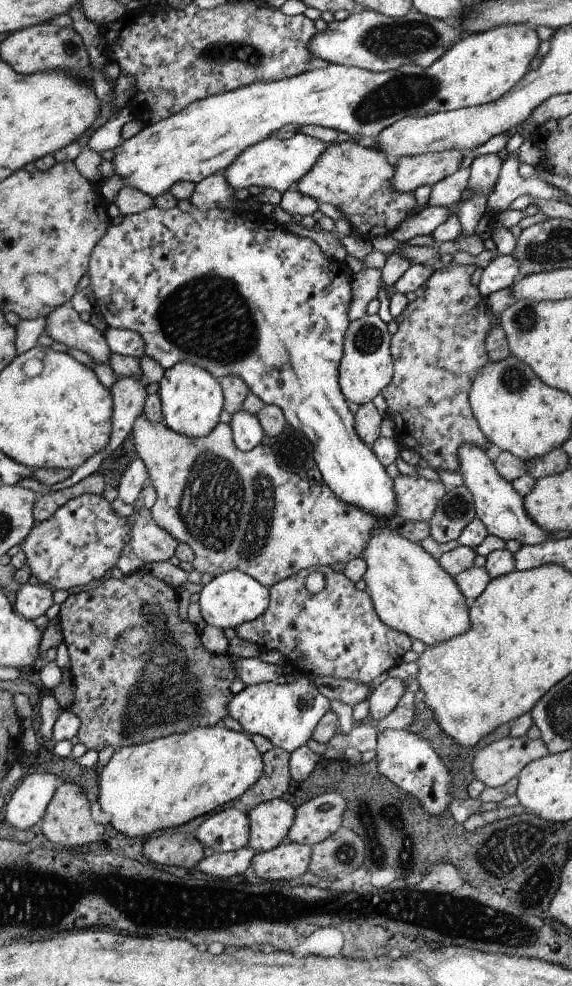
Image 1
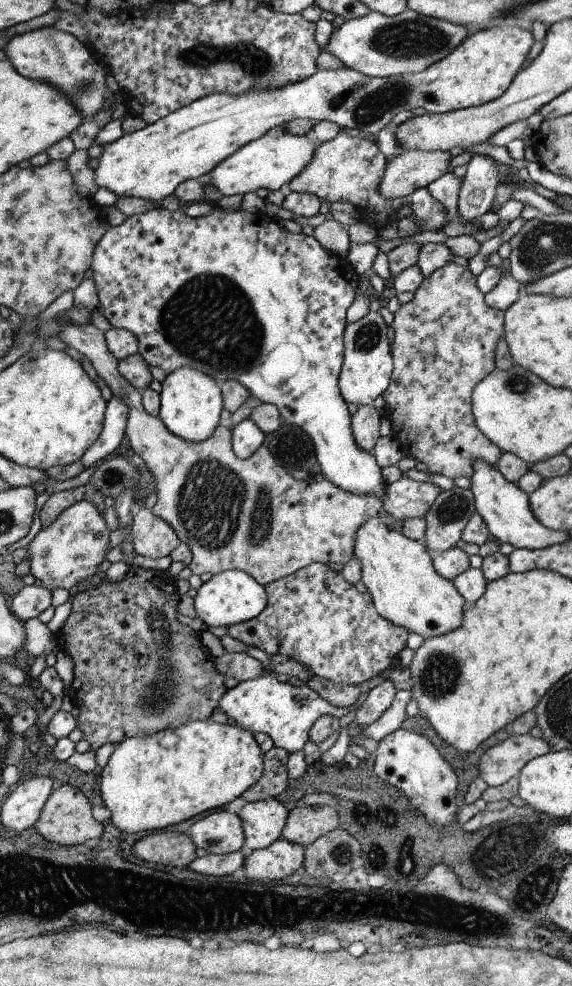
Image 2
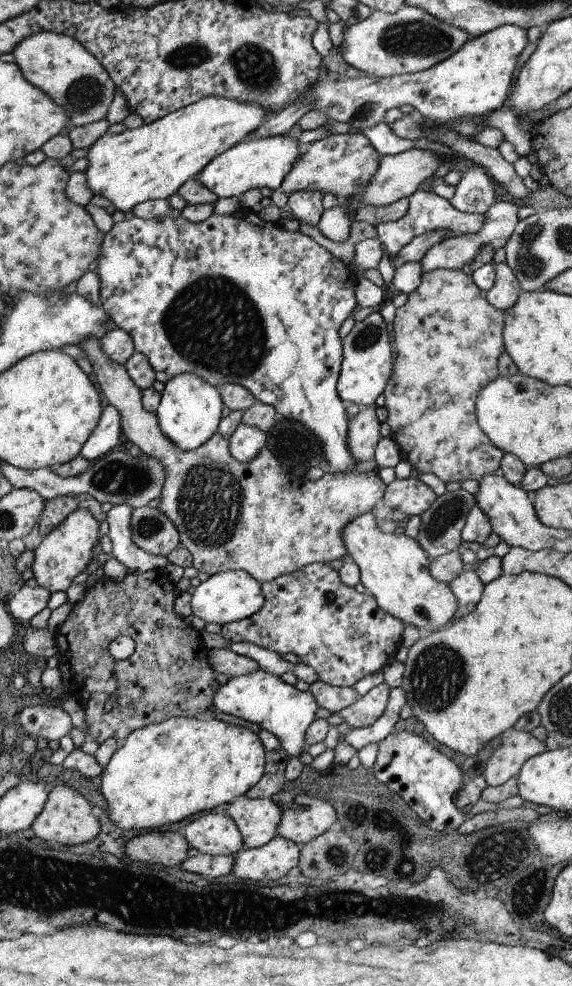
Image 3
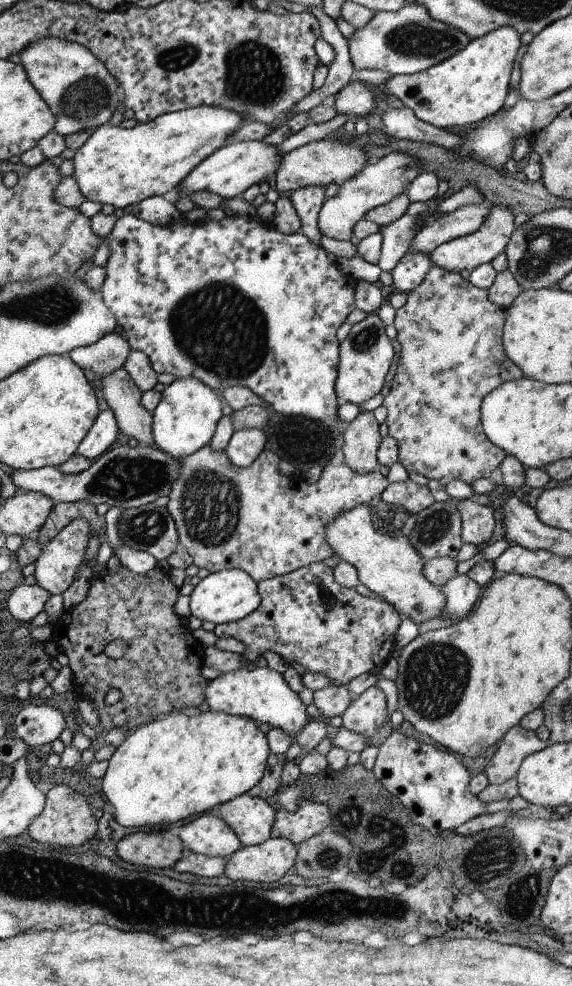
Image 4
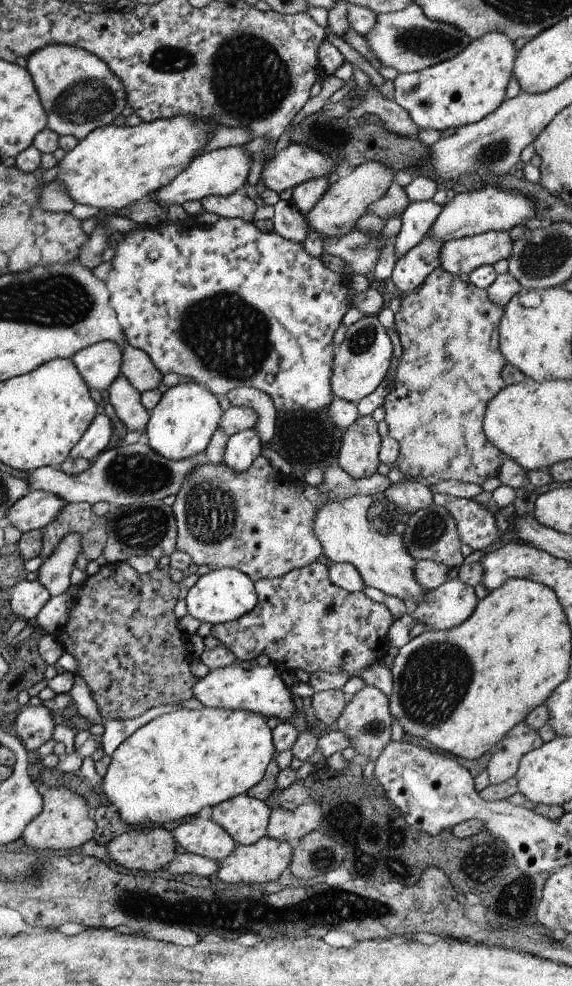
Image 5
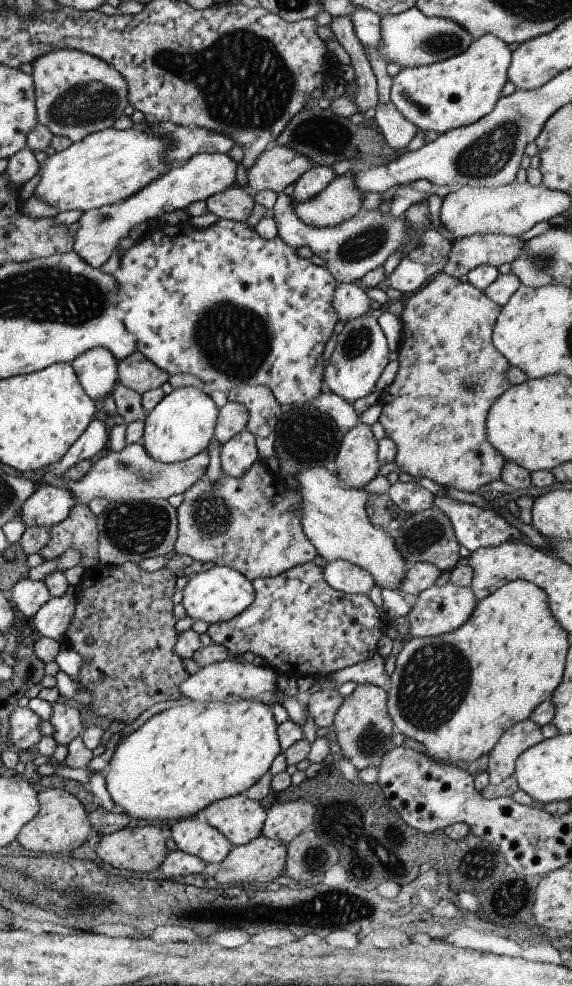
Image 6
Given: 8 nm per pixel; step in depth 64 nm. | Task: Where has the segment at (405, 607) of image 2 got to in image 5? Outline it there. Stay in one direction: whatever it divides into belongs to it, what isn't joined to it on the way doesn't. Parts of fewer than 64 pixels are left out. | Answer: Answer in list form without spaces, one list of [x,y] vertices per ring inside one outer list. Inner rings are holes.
[[[348,496],[348,498],[332,498],[328,502],[320,504],[320,514],[316,516],[316,534],[323,544],[325,549],[323,557],[332,560],[335,563],[350,563],[356,567],[360,572],[362,580],[366,586],[378,588],[385,596],[392,596],[392,598],[400,598],[405,602],[407,598],[414,601],[416,606],[424,604],[428,600],[428,592],[424,590],[414,576],[414,568],[416,568],[417,561],[414,556],[408,554],[408,548],[402,540],[402,536],[396,534],[393,530],[381,527],[378,523],[372,523],[368,520],[368,508],[372,504],[372,496]]]

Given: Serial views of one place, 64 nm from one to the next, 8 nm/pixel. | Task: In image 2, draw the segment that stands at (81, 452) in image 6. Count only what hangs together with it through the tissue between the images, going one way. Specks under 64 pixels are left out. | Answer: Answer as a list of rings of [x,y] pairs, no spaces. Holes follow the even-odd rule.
[[[111,395],[108,401],[103,435],[100,436],[100,440],[96,440],[95,446],[81,459],[84,470],[102,462],[118,448],[126,435],[126,426],[128,426],[128,406],[120,398]]]

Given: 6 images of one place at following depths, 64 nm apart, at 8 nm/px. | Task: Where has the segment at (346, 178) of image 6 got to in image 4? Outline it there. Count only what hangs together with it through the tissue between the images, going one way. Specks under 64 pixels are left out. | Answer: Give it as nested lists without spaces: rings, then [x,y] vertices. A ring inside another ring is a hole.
[[[404,152],[390,153],[383,156],[376,164],[368,164],[354,180],[340,184],[338,194],[327,198],[323,210],[319,212],[319,229],[324,236],[335,240],[351,240],[352,228],[358,220],[364,219],[366,212],[377,206],[392,202],[396,196],[406,194],[406,188],[420,176],[420,164],[406,156]]]

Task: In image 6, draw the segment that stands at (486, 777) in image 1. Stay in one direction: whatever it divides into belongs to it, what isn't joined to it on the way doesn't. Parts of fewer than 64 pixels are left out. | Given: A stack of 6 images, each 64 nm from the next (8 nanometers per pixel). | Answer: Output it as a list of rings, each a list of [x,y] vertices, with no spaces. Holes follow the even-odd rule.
[[[530,719],[519,722],[504,732],[498,744],[489,752],[489,784],[499,785],[508,777],[514,777],[518,756],[540,744],[541,740],[541,726]]]

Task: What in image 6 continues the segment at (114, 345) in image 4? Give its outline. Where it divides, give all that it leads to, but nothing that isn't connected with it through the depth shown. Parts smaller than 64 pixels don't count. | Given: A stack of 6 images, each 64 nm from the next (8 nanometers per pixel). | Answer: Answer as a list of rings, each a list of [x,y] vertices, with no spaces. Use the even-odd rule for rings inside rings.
[[[96,347],[77,356],[71,364],[92,400],[102,400],[119,380],[119,361],[108,348]]]

